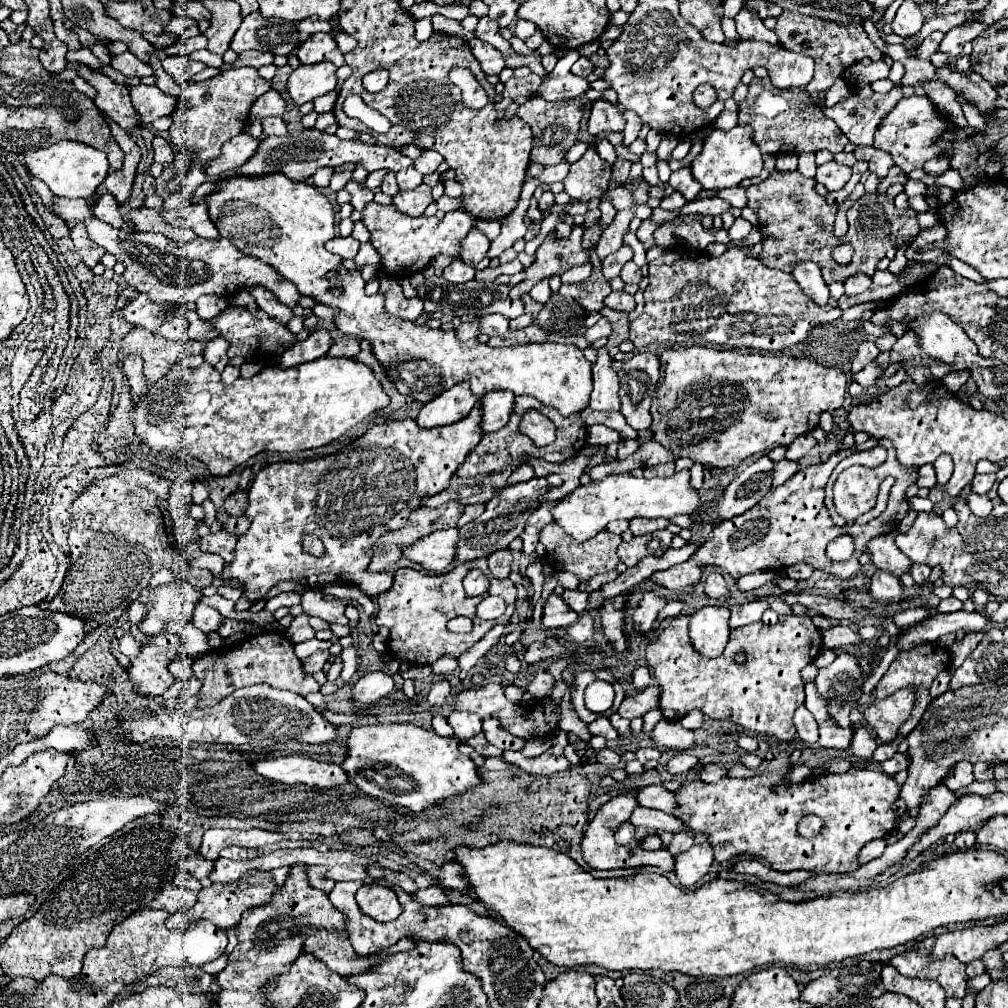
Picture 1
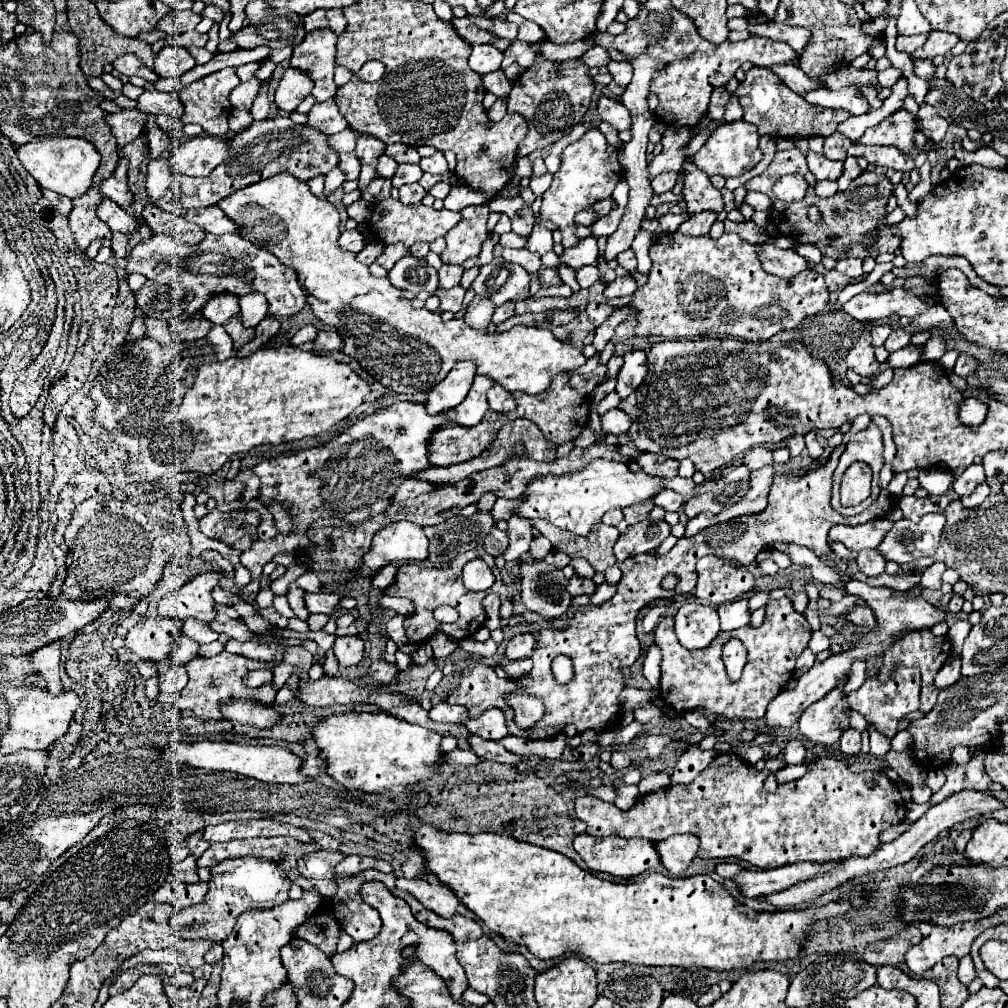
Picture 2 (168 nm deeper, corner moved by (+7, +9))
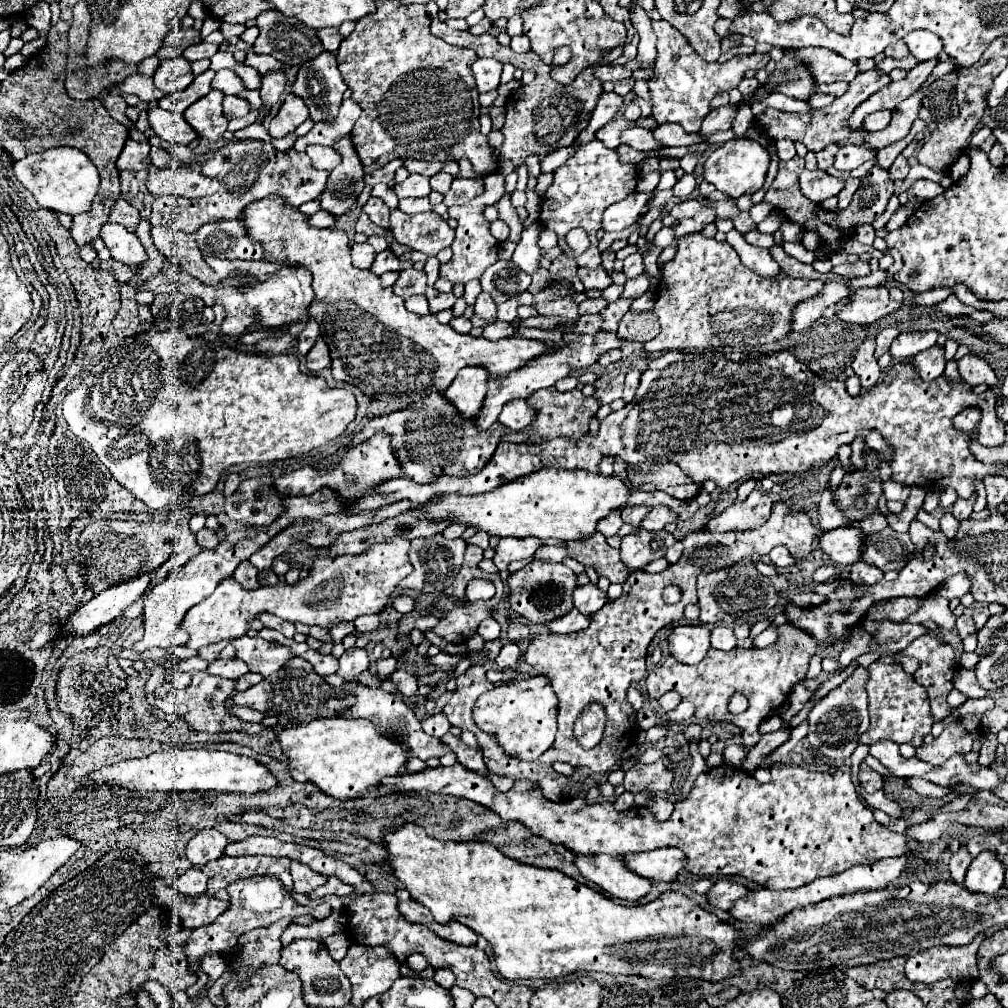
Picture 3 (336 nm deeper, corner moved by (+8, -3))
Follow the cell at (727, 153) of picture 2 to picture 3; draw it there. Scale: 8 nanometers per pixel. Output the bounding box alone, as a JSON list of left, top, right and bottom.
[704,137,770,199]

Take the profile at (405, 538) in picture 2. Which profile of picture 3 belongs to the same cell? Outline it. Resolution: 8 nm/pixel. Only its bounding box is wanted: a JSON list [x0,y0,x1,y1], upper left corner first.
[182,537,412,649]

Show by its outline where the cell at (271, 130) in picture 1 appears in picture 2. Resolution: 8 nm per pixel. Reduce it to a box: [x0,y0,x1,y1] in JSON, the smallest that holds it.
[251,77,271,121]

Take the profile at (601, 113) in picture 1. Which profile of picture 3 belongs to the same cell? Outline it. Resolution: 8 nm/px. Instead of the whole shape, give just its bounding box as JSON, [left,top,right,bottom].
[620,127,660,151]

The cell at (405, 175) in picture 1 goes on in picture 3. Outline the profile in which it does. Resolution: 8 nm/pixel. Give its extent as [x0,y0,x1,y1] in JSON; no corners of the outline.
[394,175,432,199]

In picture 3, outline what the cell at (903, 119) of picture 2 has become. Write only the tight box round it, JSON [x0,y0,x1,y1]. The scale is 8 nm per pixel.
[834,145,876,171]

